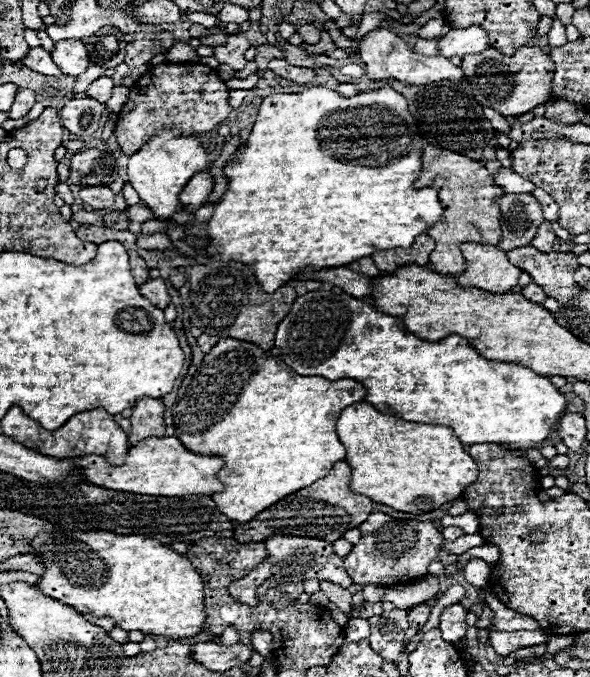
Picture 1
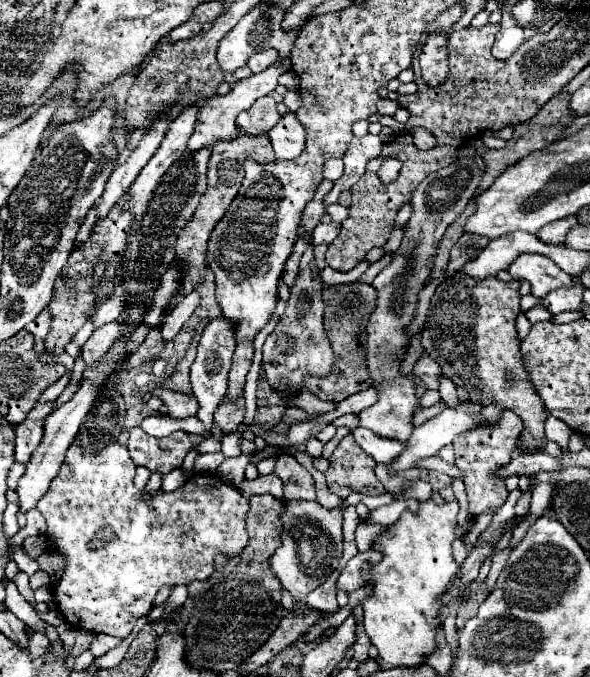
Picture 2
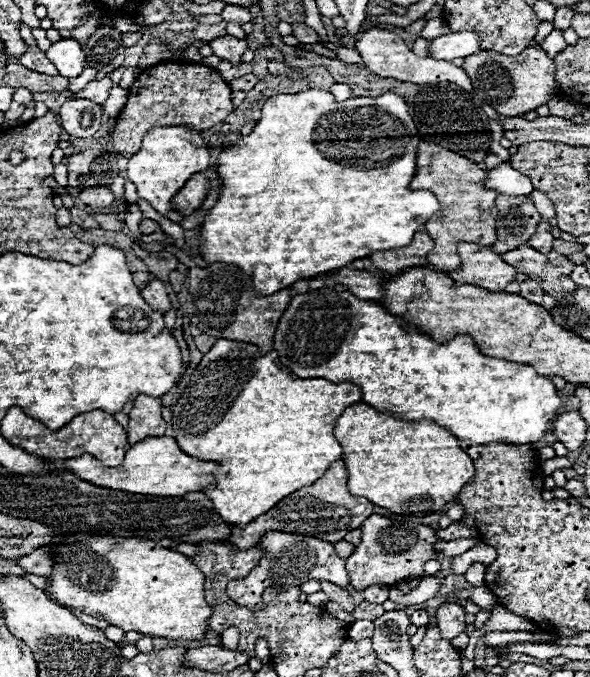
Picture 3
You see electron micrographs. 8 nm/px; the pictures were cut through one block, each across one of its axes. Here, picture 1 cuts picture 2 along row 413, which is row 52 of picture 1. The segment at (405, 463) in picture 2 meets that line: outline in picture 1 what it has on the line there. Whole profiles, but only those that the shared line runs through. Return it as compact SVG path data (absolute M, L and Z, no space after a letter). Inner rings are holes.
M468 26L460 30L450 30L440 38L440 56L466 56L480 54L490 46L490 36L482 26Z

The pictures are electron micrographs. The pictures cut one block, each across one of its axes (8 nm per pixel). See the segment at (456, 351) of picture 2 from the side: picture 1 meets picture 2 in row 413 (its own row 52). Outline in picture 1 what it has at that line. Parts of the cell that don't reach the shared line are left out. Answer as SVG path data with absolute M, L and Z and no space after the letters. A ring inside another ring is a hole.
M522 46L512 56L502 54L500 50L486 48L482 54L470 54L462 58L462 70L468 82L472 84L474 98L502 116L520 116L544 104L550 94L550 80L554 74L554 62L546 50L538 46Z

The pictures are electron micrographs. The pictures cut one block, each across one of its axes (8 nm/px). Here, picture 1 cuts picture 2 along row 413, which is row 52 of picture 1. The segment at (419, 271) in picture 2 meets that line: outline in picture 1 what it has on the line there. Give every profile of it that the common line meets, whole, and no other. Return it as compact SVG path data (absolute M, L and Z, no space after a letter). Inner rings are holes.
M378 28L378 30L368 32L362 38L360 48L362 48L362 60L368 68L368 78L374 78L374 80L394 78L394 80L400 80L406 84L414 84L414 86L420 84L422 86L422 84L432 84L432 82L440 82L440 80L462 80L464 78L462 68L454 66L450 62L450 58L416 54L408 48L408 44L402 38L398 38L388 28Z

